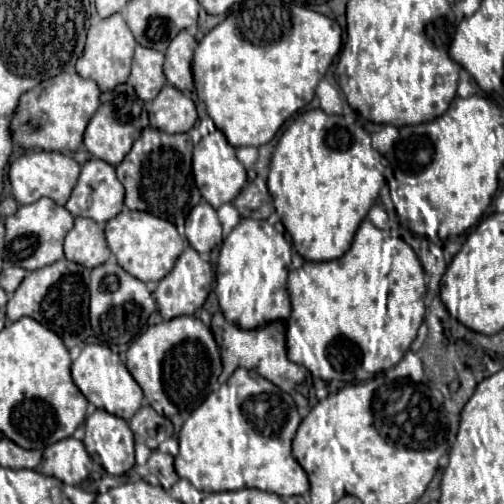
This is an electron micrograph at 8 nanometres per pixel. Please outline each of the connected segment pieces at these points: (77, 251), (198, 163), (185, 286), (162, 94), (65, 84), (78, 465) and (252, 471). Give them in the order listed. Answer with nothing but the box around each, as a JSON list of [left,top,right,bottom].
[[65,217,111,267],[193,131,247,209],[153,247,213,319],[151,85,197,133],[11,73,99,151],[41,437,91,485],[175,369,309,497]]

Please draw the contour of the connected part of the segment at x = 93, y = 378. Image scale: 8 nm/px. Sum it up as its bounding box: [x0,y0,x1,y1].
[71,345,143,421]

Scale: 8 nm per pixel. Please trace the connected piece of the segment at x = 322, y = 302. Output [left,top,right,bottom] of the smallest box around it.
[287,219,425,383]

